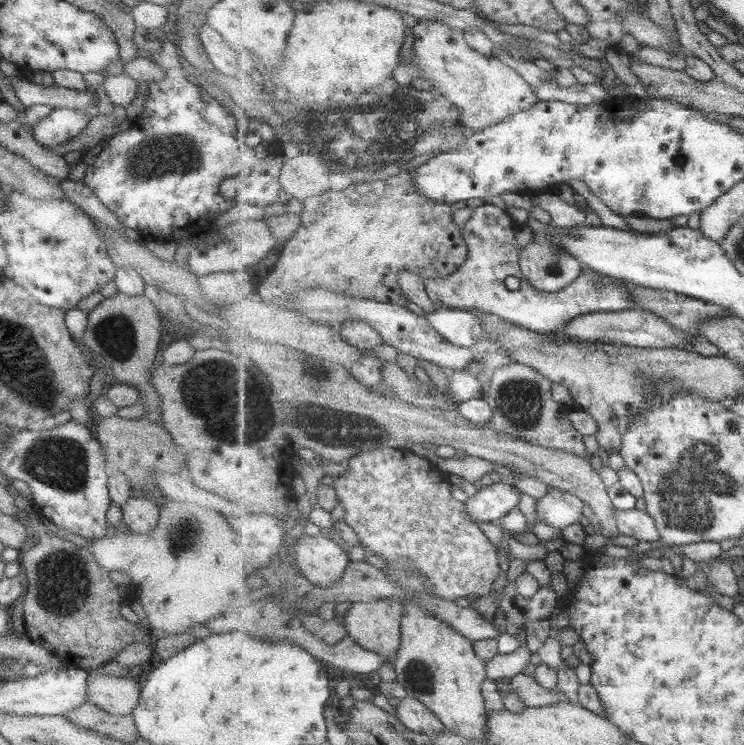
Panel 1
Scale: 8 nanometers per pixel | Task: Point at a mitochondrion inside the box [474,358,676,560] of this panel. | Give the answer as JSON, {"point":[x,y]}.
{"point":[520,400]}

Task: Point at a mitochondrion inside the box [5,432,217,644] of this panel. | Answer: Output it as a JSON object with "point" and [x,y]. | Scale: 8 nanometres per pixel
{"point":[62,463]}

